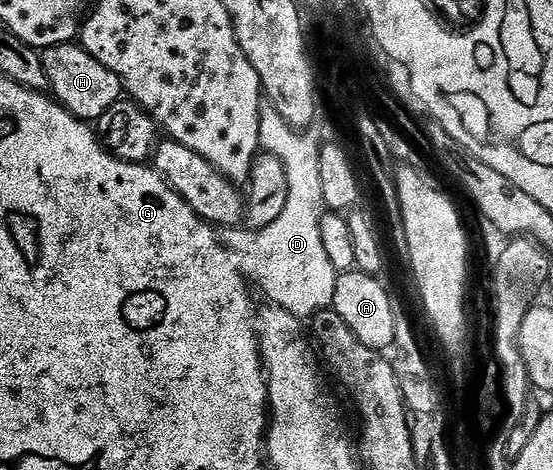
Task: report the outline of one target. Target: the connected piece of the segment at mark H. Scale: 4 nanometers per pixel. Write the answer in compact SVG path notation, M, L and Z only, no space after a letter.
M78 42L53 45L42 52L50 94L71 115L84 121L98 121L115 103L124 98L123 83L97 57L93 57Z

